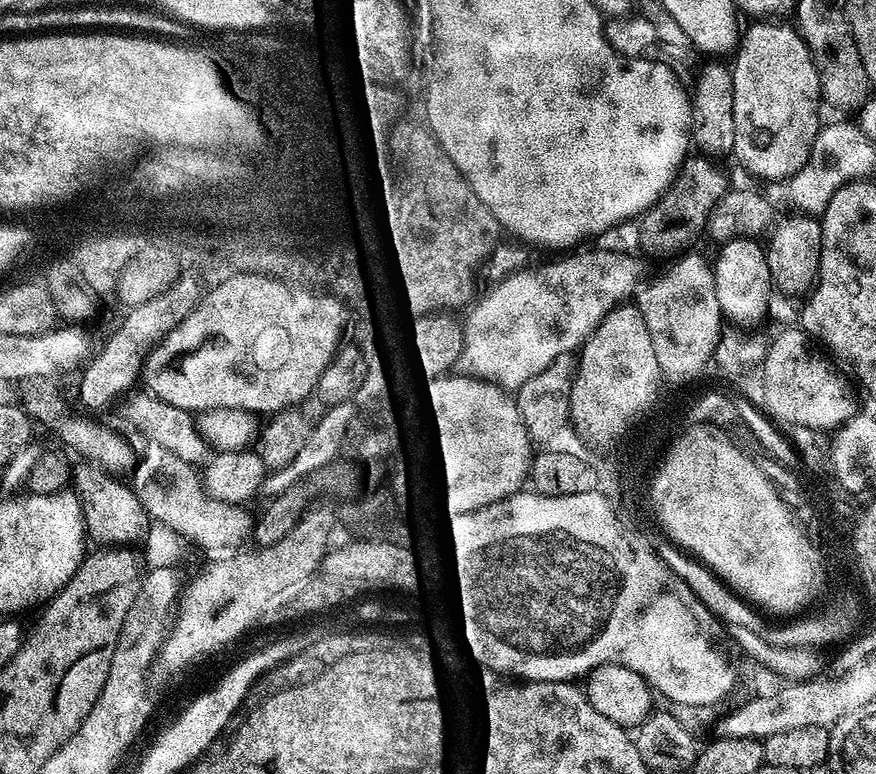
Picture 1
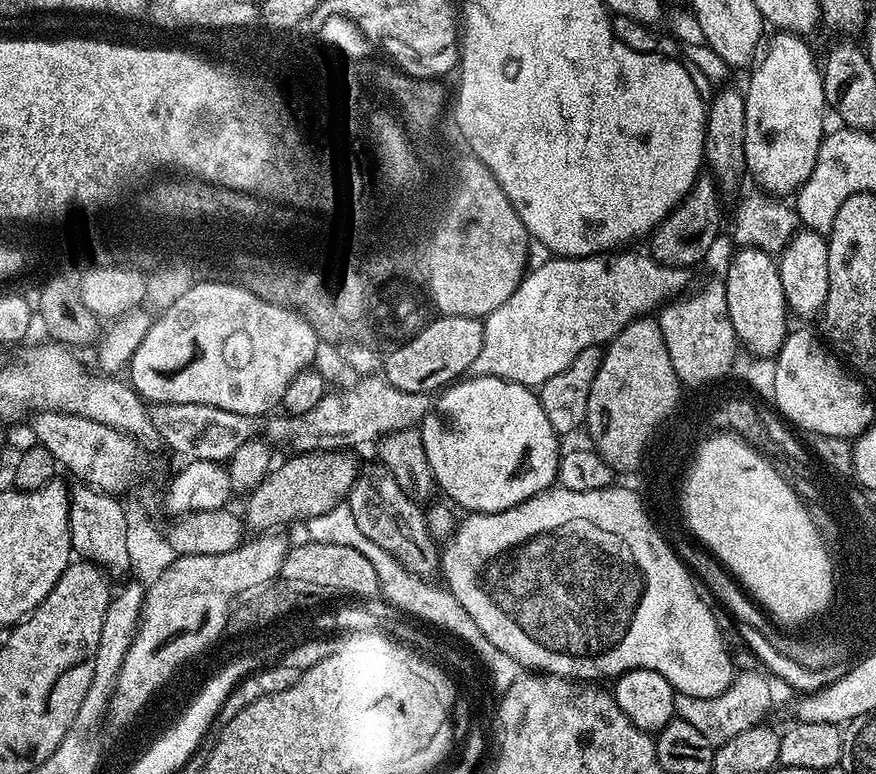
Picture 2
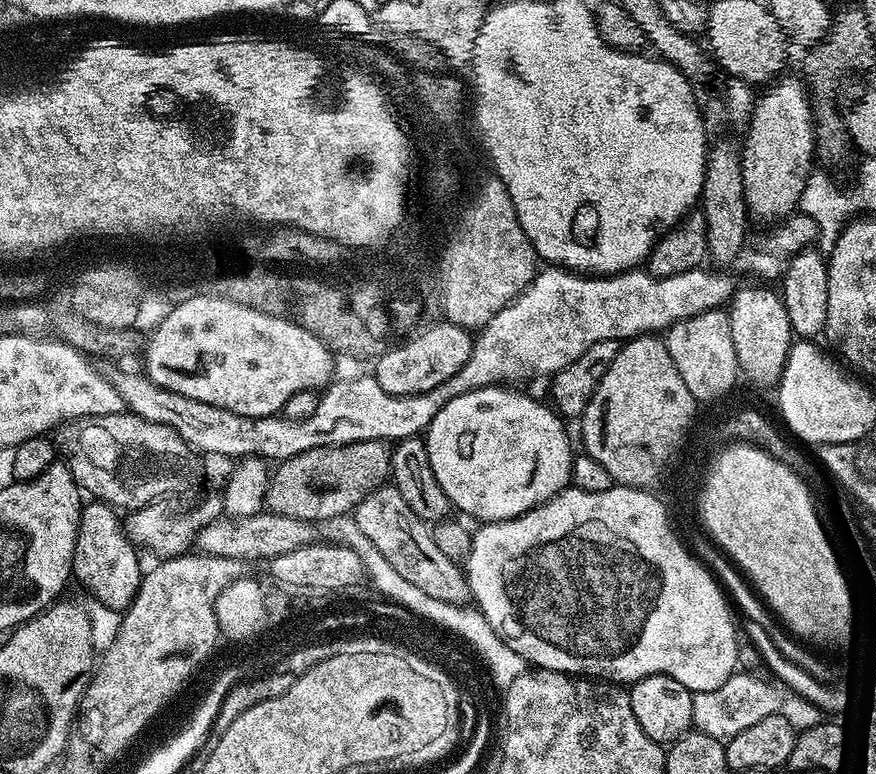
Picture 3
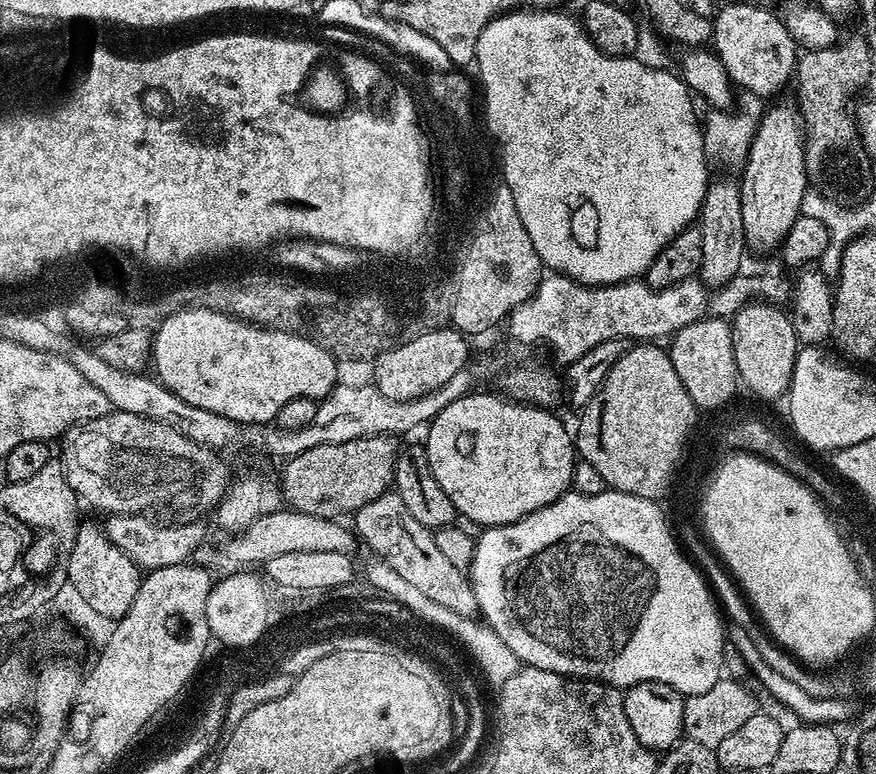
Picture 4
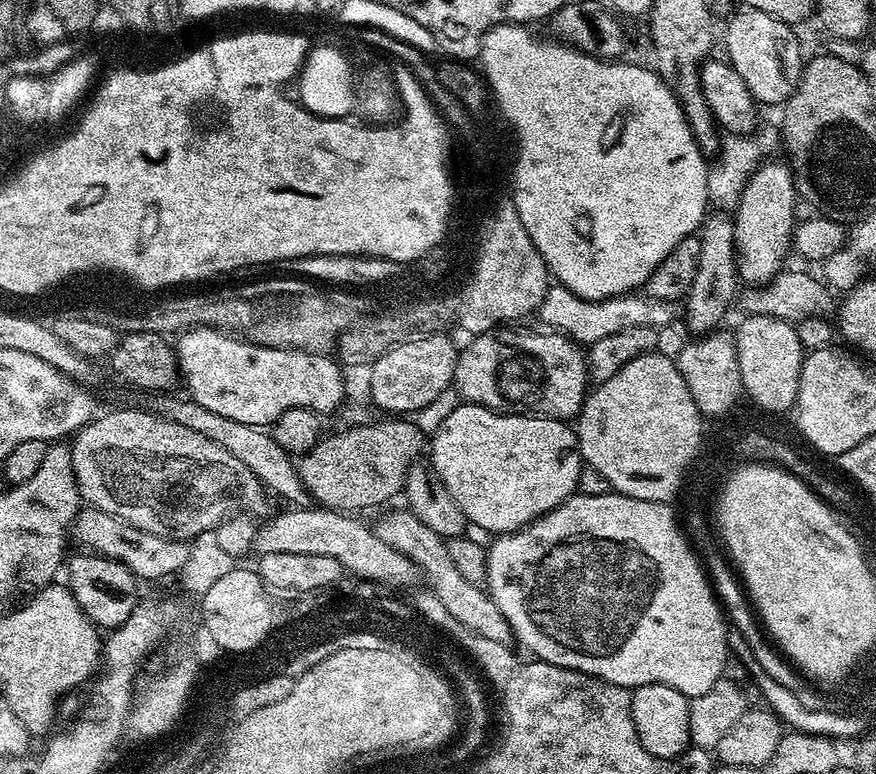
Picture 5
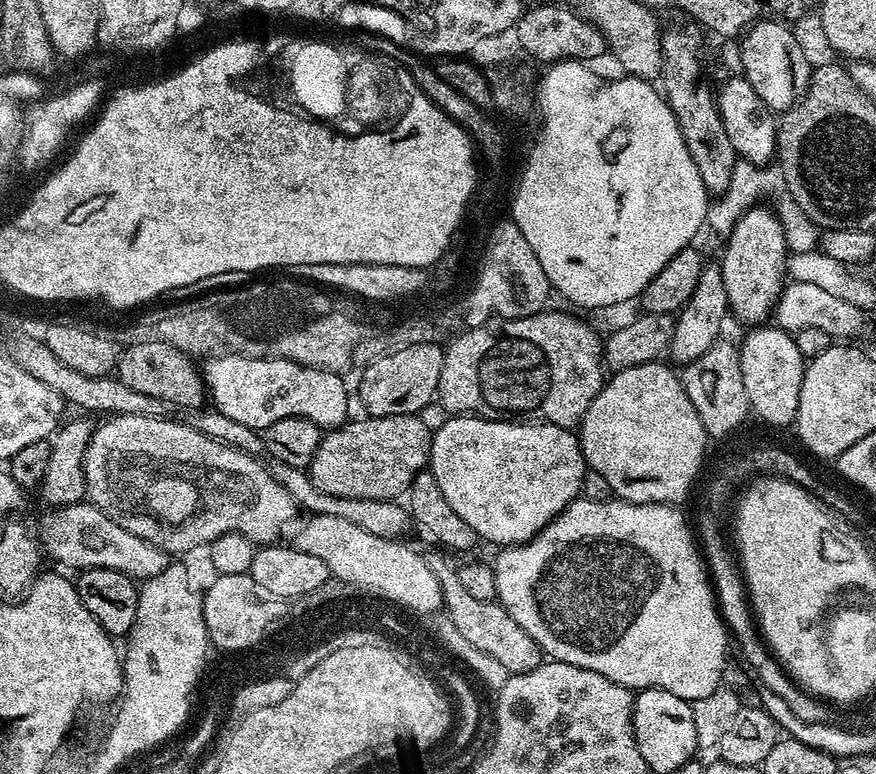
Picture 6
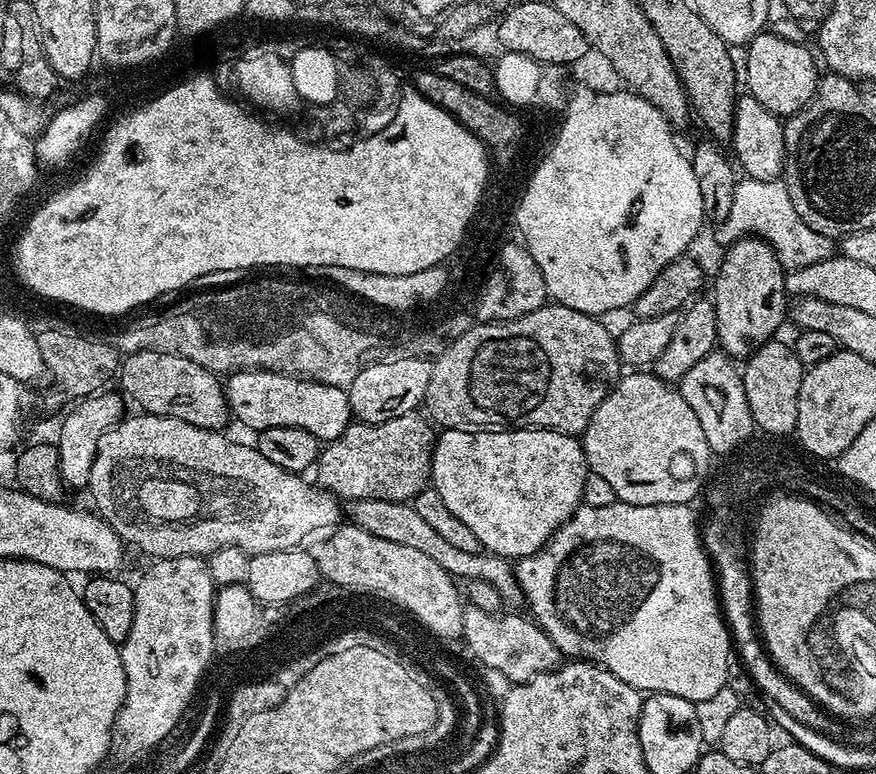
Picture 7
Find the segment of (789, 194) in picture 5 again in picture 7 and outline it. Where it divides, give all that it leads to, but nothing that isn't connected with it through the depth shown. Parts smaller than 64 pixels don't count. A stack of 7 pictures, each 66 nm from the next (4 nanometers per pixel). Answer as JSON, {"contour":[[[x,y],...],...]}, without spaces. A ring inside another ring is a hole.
{"contour":[[[761,238],[739,240],[735,244],[727,245],[726,252],[729,252],[729,256],[721,262],[720,273],[716,276],[716,338],[719,347],[727,355],[733,358],[747,358],[777,335],[776,331],[784,324],[784,315],[789,315],[790,297],[784,288],[786,269],[780,264],[771,245]]]}

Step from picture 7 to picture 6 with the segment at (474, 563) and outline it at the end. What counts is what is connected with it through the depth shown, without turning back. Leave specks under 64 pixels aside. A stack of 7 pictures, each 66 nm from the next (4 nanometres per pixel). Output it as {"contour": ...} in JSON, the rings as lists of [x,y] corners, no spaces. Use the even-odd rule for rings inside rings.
{"contour":[[[282,463],[275,465],[274,475],[277,482],[292,495],[296,504],[303,511],[305,508],[305,513],[313,516],[343,518],[346,522],[354,522],[354,526],[359,526],[361,530],[367,530],[369,534],[378,534],[378,538],[386,538],[387,540],[400,540],[411,528],[414,528],[411,511],[403,503],[395,500],[375,501],[367,498],[332,497],[315,485],[305,469]]]}

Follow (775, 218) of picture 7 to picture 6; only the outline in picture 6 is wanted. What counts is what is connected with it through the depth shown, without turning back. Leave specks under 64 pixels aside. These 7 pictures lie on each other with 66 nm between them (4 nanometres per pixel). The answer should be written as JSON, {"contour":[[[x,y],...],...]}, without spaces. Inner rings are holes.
{"contour":[[[739,159],[731,174],[730,185],[721,196],[715,197],[708,205],[707,227],[712,228],[721,236],[727,236],[732,232],[733,226],[740,220],[744,210],[755,207],[765,194],[779,194],[774,203],[774,211],[783,226],[783,236],[787,240],[788,249],[792,252],[813,251],[819,241],[819,231],[813,221],[805,214],[800,206],[793,200],[793,196],[786,190],[783,172],[774,164],[761,166],[750,163],[748,160]]]}

